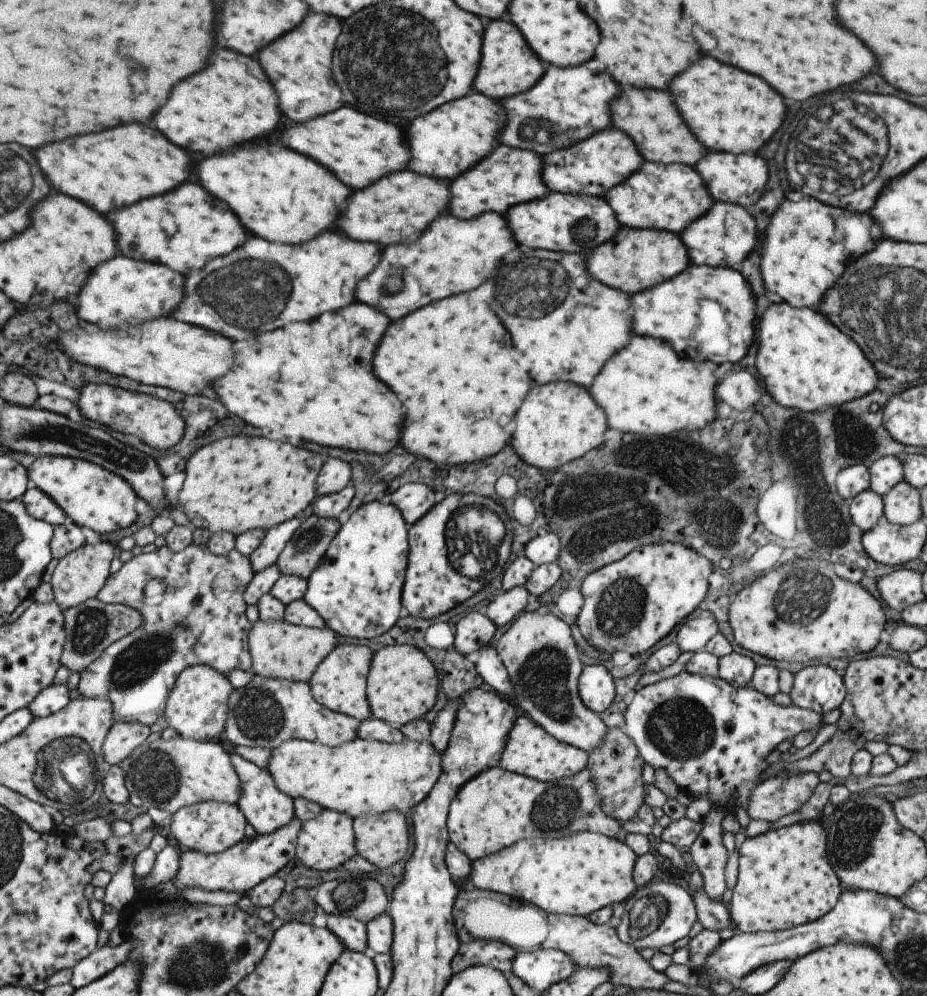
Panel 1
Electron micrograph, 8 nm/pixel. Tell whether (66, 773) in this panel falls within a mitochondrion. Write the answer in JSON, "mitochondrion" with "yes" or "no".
{"mitochondrion":"yes"}

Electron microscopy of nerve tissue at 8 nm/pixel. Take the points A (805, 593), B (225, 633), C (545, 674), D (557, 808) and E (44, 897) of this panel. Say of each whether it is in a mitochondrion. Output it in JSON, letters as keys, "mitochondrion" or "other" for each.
{"A":"mitochondrion","B":"mitochondrion","C":"mitochondrion","D":"mitochondrion","E":"other"}

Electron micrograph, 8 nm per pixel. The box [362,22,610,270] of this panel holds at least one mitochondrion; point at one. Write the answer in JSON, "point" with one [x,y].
{"point":[533,131]}

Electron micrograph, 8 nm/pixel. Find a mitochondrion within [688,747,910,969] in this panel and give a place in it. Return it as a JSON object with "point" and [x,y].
{"point":[857,826]}

